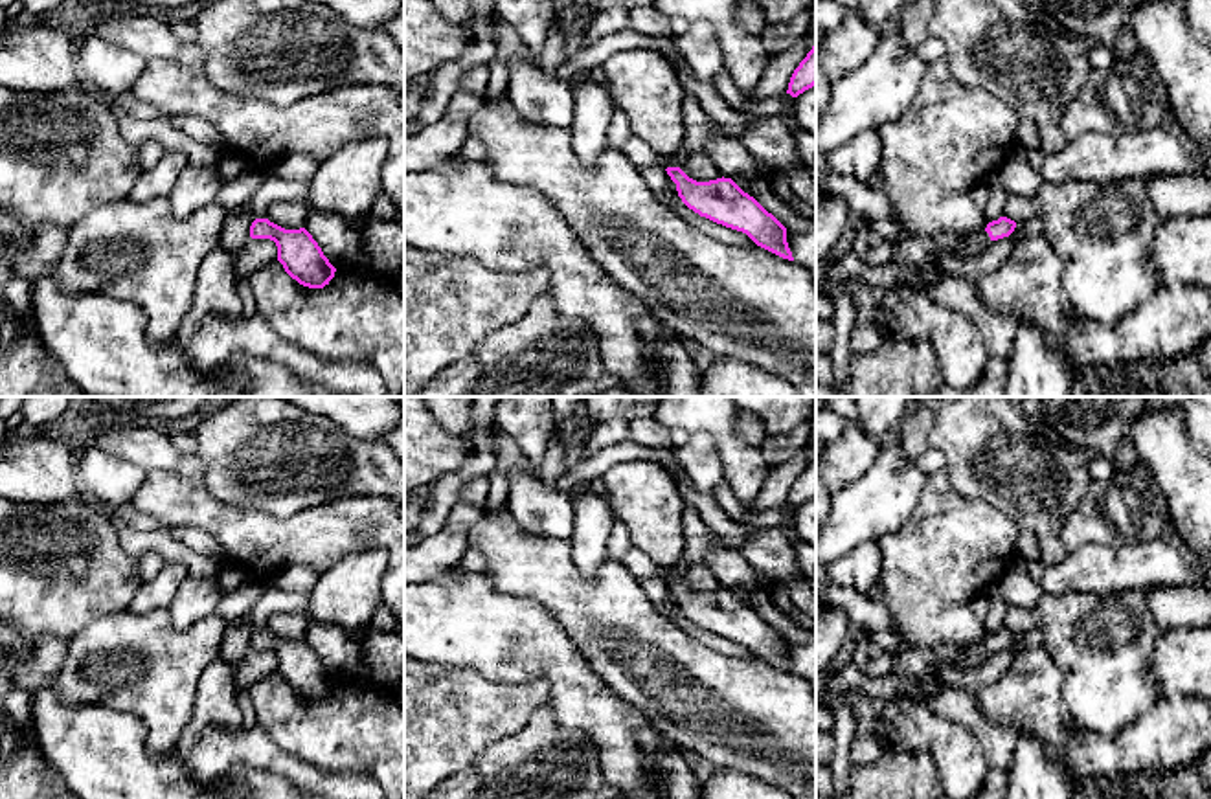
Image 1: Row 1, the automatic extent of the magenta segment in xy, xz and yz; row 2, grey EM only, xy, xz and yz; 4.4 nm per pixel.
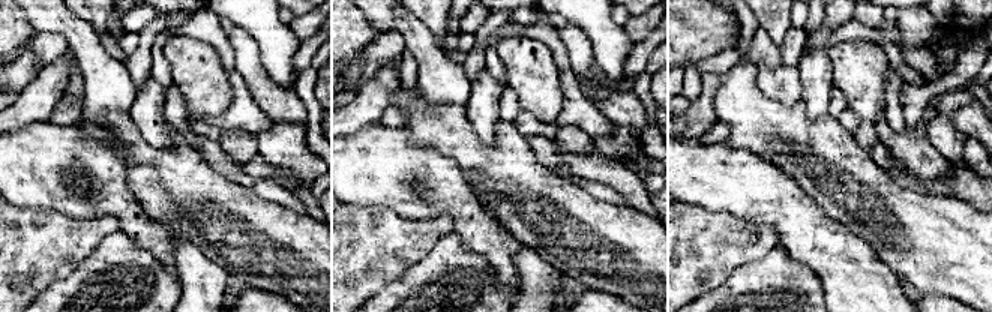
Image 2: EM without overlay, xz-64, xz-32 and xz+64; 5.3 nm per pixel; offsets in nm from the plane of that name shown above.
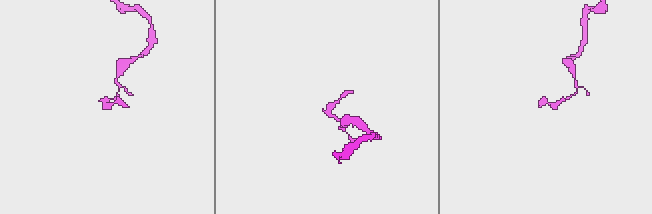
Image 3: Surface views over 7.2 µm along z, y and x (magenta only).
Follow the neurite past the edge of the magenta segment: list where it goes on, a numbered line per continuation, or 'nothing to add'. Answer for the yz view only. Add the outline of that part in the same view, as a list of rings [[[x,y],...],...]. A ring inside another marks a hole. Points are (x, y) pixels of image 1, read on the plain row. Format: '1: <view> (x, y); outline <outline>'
1: yz (980, 652); outline [[[987,643],[978,645],[974,650],[970,650],[961,661],[961,667],[974,667],[979,665],[987,656],[990,654],[990,648]]]

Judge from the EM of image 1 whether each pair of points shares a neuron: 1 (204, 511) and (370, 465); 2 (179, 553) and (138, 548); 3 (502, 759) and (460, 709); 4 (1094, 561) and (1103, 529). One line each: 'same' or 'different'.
1: different
2: same
3: different
4: different

